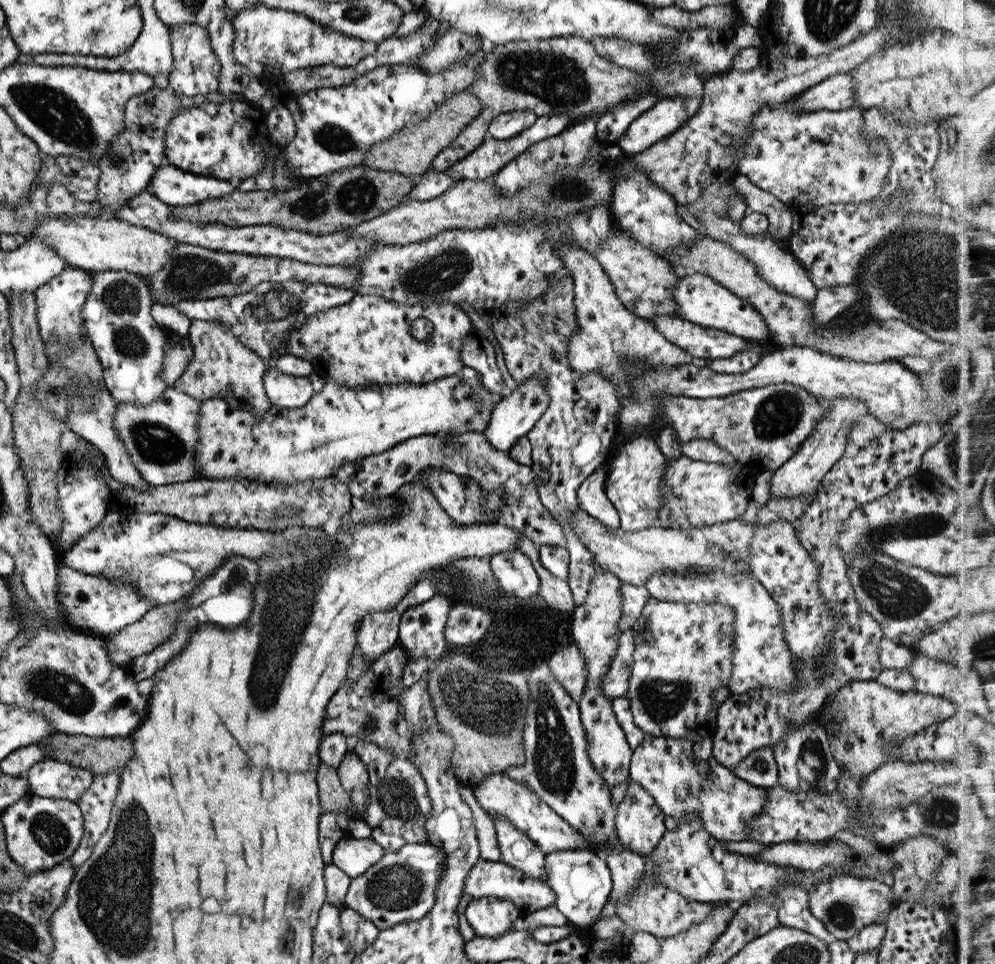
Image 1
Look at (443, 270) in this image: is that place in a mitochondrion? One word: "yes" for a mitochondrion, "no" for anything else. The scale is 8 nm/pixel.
yes

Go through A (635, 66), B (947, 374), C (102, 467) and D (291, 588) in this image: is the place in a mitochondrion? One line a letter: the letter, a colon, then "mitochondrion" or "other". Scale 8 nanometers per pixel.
A: other
B: mitochondrion
C: other
D: mitochondrion

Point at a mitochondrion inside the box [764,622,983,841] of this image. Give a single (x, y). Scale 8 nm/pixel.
(943, 813)

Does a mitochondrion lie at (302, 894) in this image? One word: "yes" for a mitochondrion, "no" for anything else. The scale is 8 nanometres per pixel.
yes

